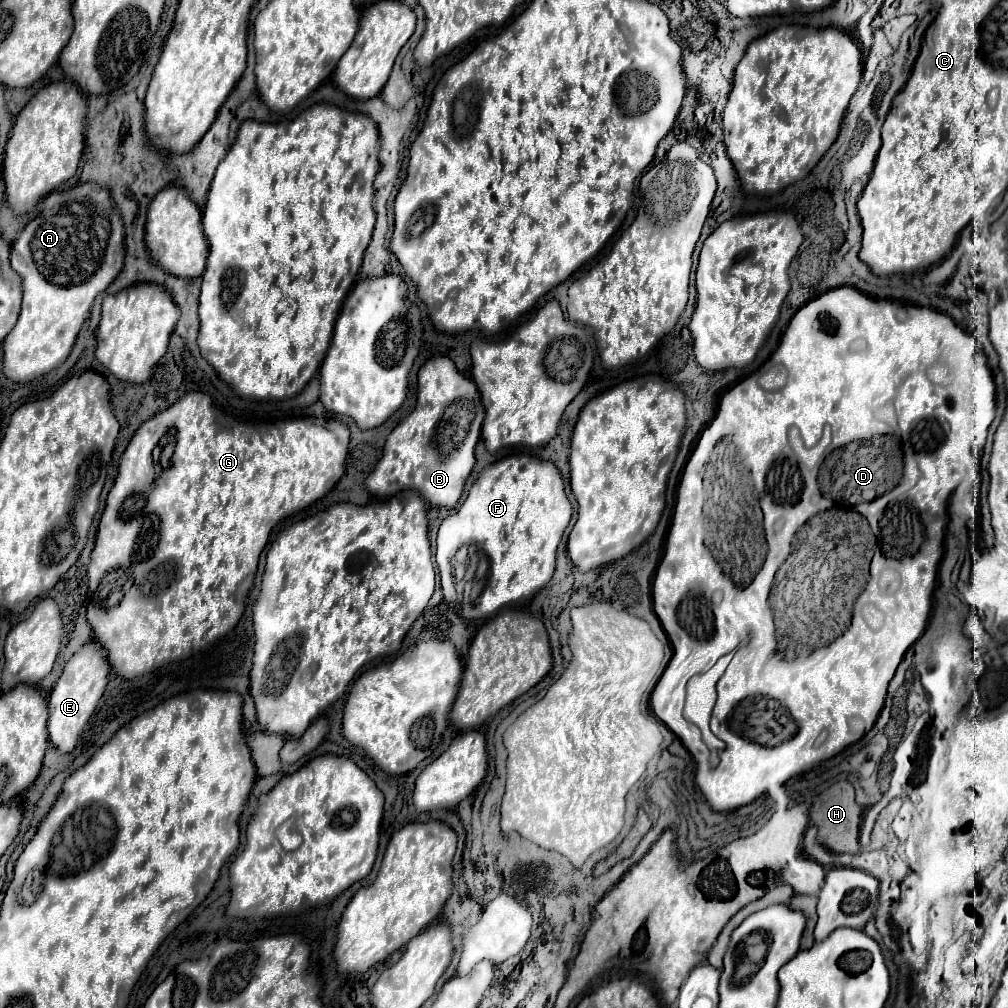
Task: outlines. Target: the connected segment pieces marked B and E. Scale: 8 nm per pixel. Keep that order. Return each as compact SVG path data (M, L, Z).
M435 356L427 360L419 370L419 396L415 410L389 434L383 446L383 458L365 480L369 494L387 498L401 490L411 488L417 490L431 506L455 508L475 464L475 446L479 442L483 418L485 418L485 408L481 404L479 390L473 384L473 380L459 374L455 364L447 356Z
M87 642L67 662L61 678L55 682L51 696L49 696L49 722L47 722L49 726L47 726L47 730L49 730L49 742L57 750L61 750L61 752L75 750L87 720L95 712L97 702L105 692L105 686L109 682L109 678L107 678L109 670L111 670L111 666L107 662L107 652L97 642Z

